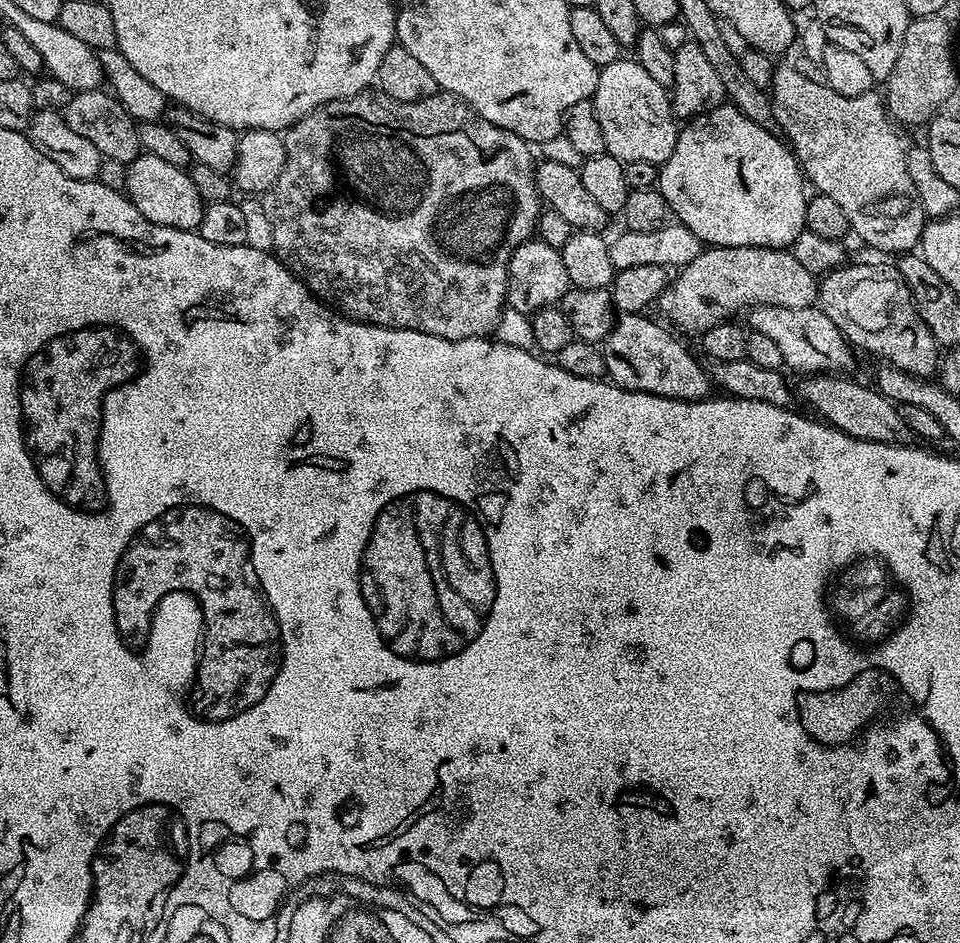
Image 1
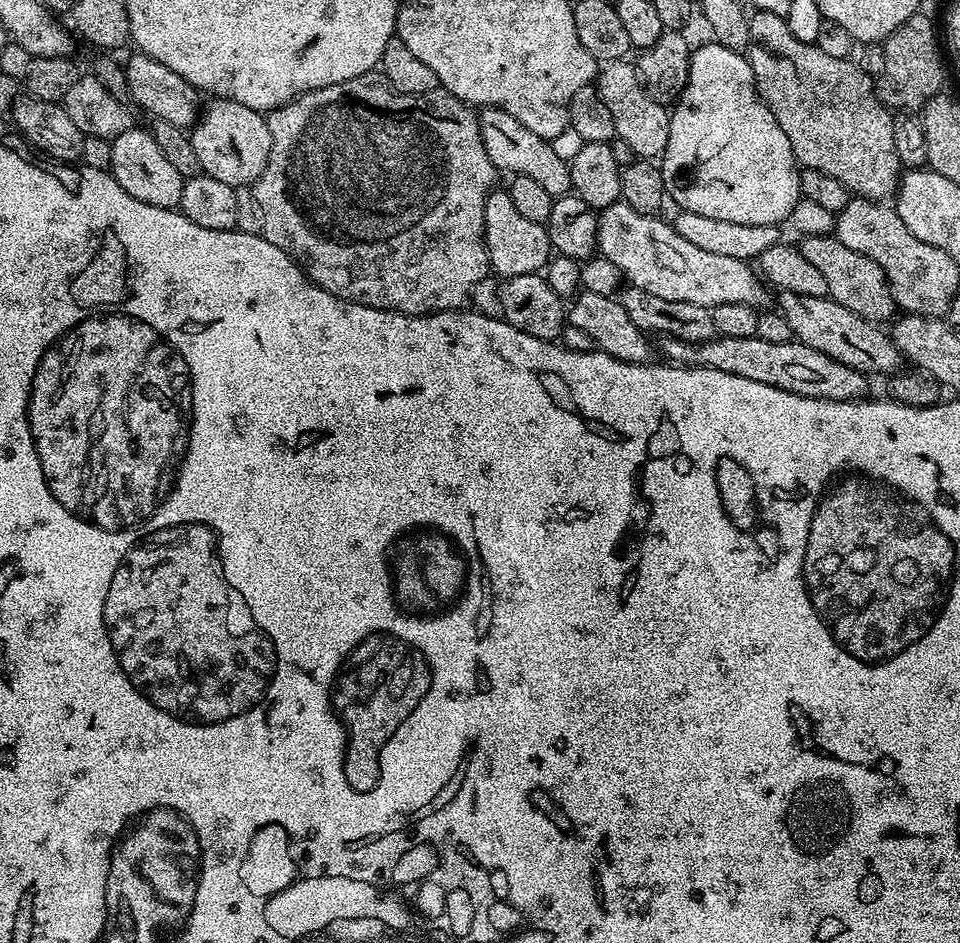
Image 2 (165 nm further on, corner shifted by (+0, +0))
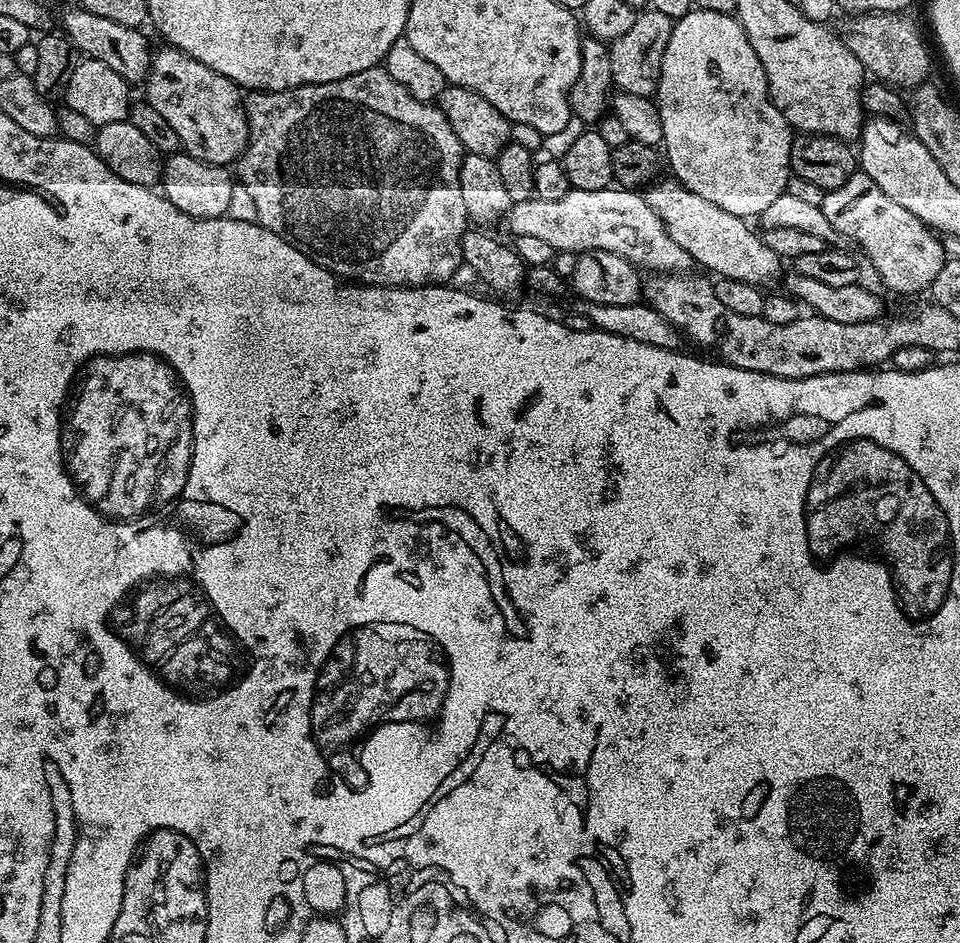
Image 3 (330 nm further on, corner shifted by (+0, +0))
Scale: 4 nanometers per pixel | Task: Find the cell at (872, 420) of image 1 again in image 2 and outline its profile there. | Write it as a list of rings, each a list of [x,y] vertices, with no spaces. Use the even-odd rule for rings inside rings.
[[[717,335],[701,343],[686,342],[673,336],[659,339],[660,348],[671,363],[687,367],[708,367],[723,373],[737,374],[752,382],[765,383],[787,393],[801,394],[803,397],[821,397],[823,400],[863,399],[867,395],[868,380],[863,372],[835,362],[821,351],[793,340],[790,343],[767,342],[750,338],[726,338]]]

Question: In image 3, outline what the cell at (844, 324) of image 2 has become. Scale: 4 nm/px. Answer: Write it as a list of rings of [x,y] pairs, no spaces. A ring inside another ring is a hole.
[[[675,178],[667,179],[657,179],[647,189],[649,192],[643,193],[643,198],[650,210],[662,218],[670,238],[674,238],[674,242],[678,242],[678,246],[690,254],[693,262],[709,268],[704,270],[713,277],[734,278],[738,282],[750,282],[757,286],[781,279],[782,257],[766,246],[763,235],[755,227],[752,229],[745,217],[730,214],[730,210],[722,210],[722,206],[714,206],[712,202],[698,198],[698,194],[686,190]]]

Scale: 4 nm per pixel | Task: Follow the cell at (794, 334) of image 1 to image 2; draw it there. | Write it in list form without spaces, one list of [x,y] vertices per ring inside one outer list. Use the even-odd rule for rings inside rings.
[[[623,202],[611,204],[599,213],[596,235],[599,255],[610,258],[631,287],[647,290],[669,302],[694,302],[694,306],[711,309],[726,302],[742,302],[757,310],[769,307],[769,285],[761,280],[749,261],[710,254],[710,250],[686,242],[669,221],[667,224],[660,218],[656,214],[642,214]]]

